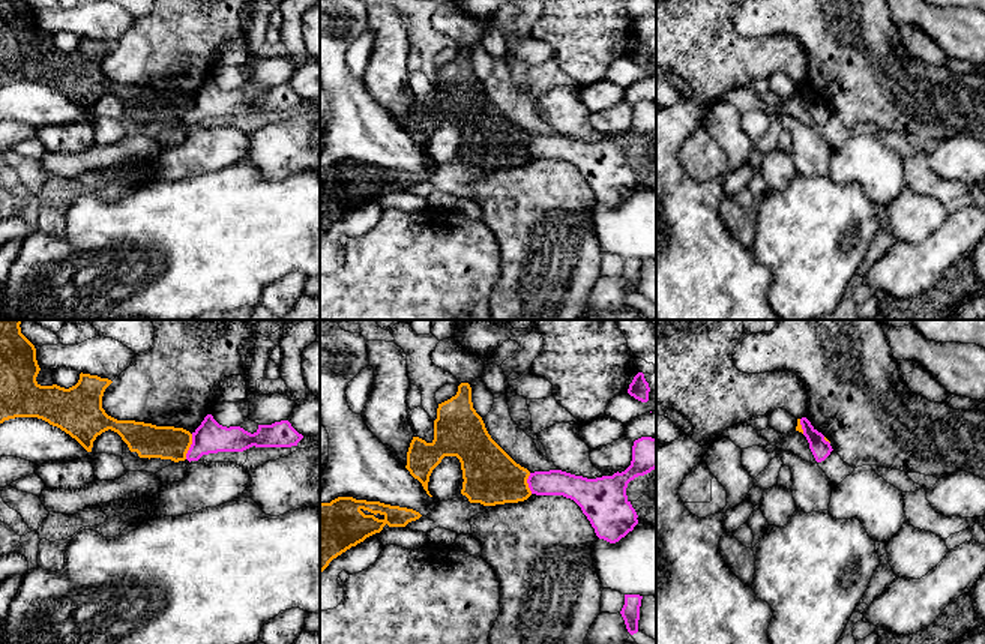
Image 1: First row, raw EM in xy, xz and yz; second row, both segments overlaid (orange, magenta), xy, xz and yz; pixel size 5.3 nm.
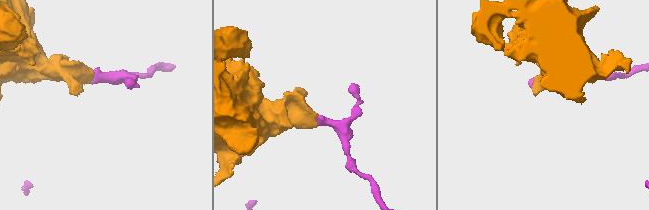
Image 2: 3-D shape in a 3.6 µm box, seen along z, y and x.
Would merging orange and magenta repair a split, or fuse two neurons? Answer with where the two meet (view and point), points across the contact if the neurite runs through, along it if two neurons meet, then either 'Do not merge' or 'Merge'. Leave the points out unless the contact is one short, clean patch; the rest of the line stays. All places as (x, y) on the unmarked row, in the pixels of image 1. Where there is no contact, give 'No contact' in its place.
Touches orange at xy (189, 110). Path across: xy (147, 104), (189, 110), (210, 101). Merge

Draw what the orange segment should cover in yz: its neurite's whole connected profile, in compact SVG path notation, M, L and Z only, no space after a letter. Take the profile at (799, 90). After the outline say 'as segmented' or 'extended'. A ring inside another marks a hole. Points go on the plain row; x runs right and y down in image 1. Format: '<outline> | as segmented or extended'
M806 81L797 83L796 95L802 96L817 126L824 125L833 114L830 105L818 96Z | extended

